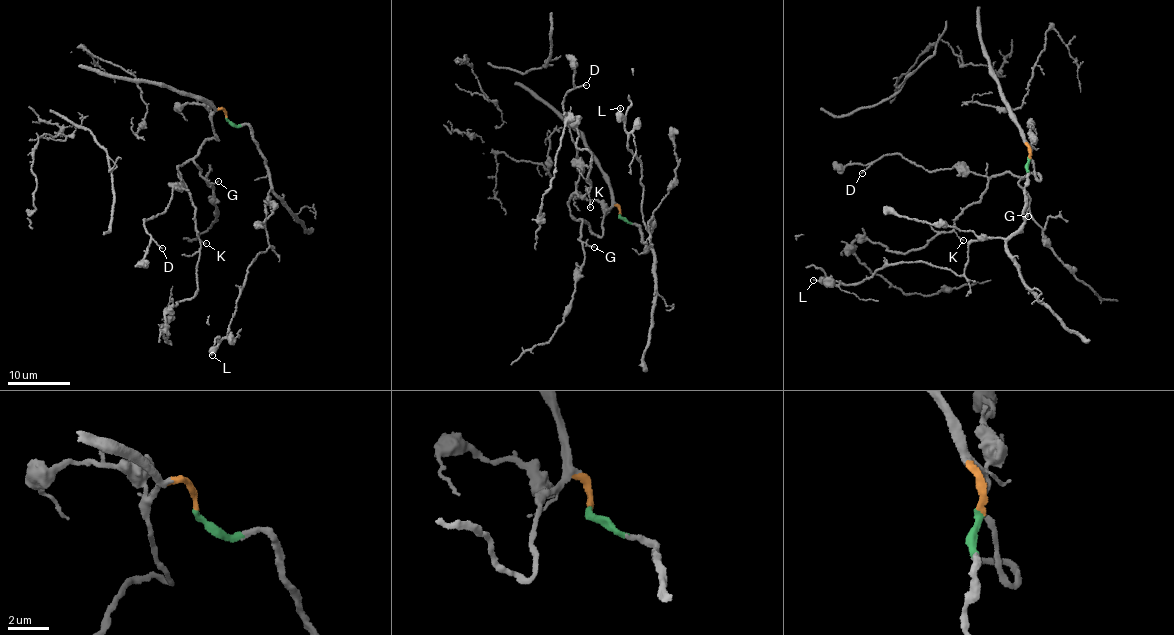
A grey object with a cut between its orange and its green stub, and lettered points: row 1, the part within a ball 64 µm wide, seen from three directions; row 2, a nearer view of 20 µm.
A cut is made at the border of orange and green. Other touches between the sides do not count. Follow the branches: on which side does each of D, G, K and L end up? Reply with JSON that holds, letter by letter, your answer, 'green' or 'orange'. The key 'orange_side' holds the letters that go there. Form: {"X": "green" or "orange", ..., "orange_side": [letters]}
{"D": "orange", "G": "orange", "K": "orange", "L": "green", "orange_side": ["D", "G", "K"]}

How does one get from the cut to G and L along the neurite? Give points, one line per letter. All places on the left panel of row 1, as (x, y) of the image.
G: (226, 118), (218, 109), (212, 115), (216, 138), (206, 141), (194, 161), (201, 174), (218, 181)
L: (226, 119), (249, 126), (266, 167), (271, 188), (266, 202), (268, 248), (252, 261), (225, 337), (212, 355)

